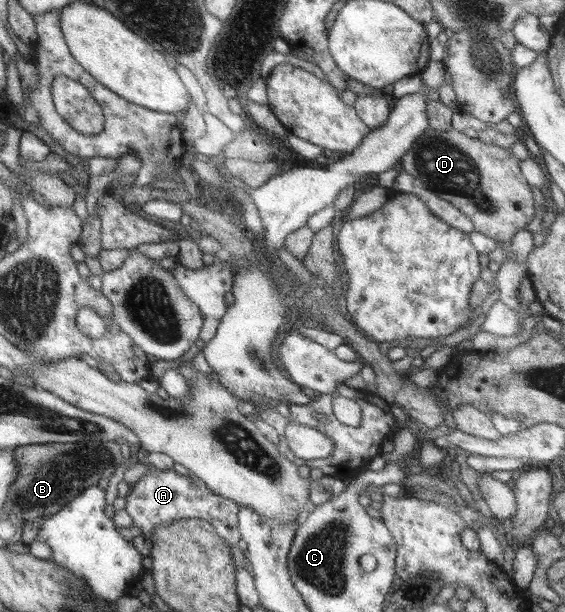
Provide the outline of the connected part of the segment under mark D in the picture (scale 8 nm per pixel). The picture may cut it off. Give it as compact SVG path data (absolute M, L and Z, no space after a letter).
M453 128L447 131L427 129L401 157L405 172L420 179L427 189L465 214L473 222L475 231L499 243L511 241L535 215L531 187L527 185L520 165L521 160L509 149L469 139Z

